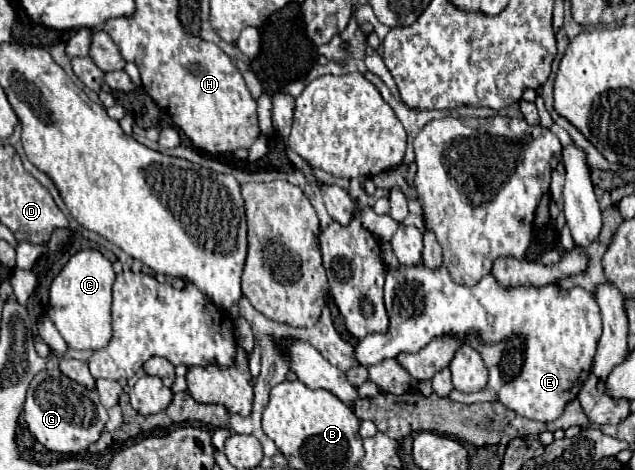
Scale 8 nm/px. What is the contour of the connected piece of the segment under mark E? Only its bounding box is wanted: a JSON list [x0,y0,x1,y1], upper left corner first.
[353,263,601,421]

